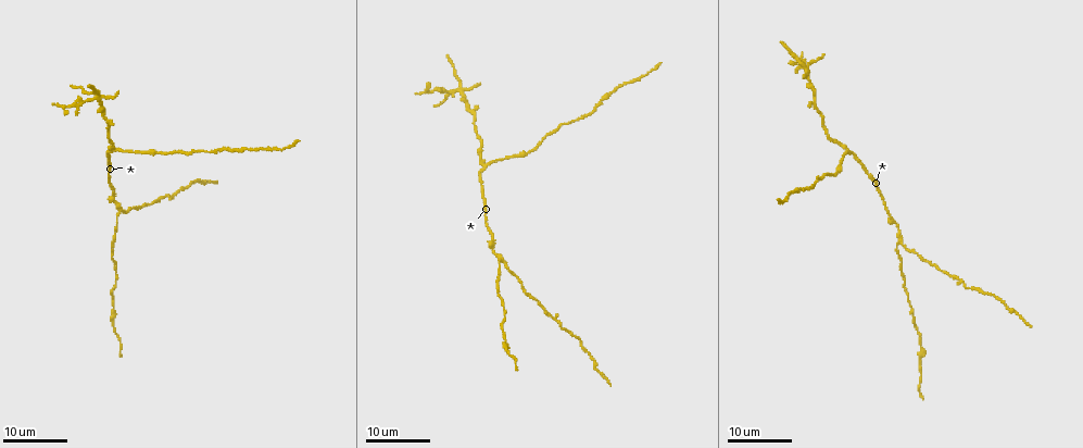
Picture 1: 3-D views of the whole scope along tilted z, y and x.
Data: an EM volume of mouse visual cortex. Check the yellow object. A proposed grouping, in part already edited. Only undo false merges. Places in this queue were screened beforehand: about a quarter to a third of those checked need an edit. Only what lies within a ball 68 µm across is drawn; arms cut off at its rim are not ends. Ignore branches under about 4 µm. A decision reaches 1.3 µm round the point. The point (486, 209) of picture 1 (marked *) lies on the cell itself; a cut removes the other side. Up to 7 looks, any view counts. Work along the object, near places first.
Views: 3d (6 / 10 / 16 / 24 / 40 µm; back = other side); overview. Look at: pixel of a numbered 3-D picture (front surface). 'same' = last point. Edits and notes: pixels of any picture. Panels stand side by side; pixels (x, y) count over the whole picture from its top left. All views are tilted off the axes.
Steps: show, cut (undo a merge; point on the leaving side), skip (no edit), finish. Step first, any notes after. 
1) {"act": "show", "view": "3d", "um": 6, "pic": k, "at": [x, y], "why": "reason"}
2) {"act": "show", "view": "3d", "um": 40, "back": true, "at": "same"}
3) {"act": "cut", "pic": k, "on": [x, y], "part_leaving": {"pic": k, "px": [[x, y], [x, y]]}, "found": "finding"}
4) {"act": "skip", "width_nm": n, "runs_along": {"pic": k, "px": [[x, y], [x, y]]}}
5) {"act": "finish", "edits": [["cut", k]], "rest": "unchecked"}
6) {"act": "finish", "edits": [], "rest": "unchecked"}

{"act": "show", "view": "3d", "um": 16, "pic": 1, "at": [120, 209], "why": "branch point"}

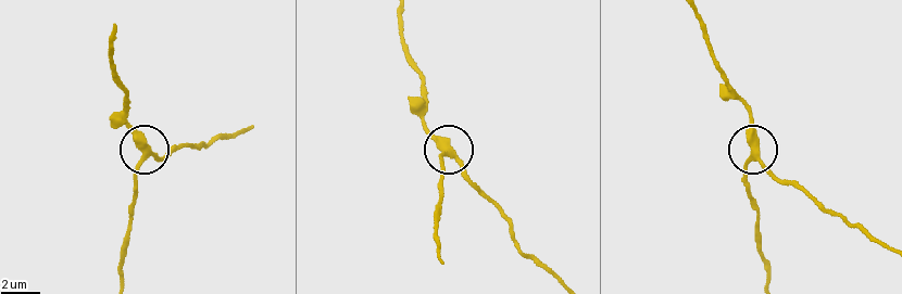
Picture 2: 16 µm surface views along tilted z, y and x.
{"act": "show", "view": "3d", "um": 10, "pic": 2, "at": [454, 158]}

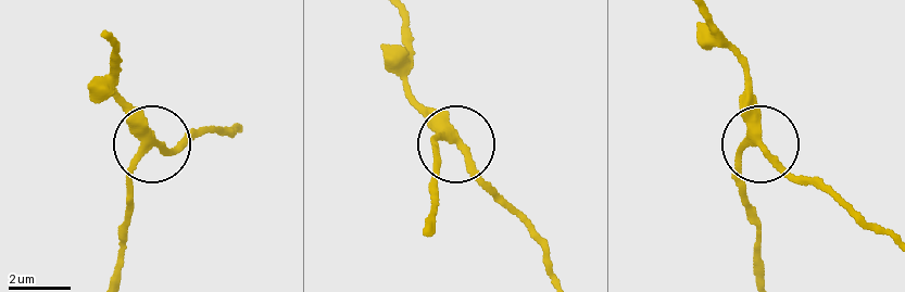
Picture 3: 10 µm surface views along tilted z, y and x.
{"act": "show", "view": "3d", "um": 10, "back": true, "pic": 3, "at": [153, 144], "why": "other side"}

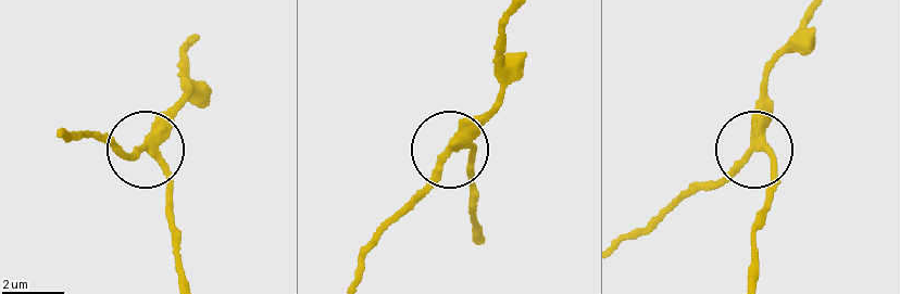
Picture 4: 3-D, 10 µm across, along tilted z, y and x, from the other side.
{"act": "skip", "arms": 3, "found": "all the same cell"}

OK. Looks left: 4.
{"act": "show", "view": "3d", "um": 24, "pic": 1, "at": [485, 220], "why": "a narrow waist"}

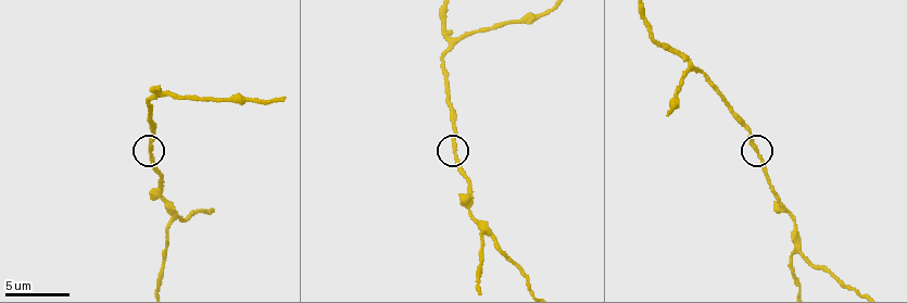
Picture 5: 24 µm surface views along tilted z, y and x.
{"act": "show", "view": "3d", "um": 10, "pic": 5, "at": [759, 156], "why": "closer look"}

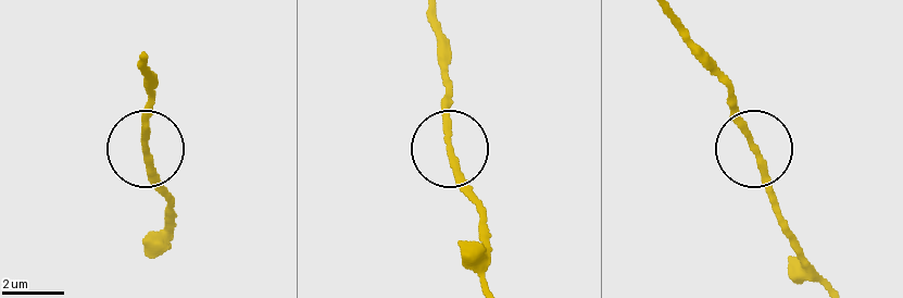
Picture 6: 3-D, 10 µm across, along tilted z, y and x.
{"act": "skip", "runs_along": {"pic": 6, "px": [[727, 87], [732, 116], [777, 218]]}, "found": "all the same cell"}

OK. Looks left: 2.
{"act": "show", "view": "3d", "um": 10, "pic": 5, "at": [164, 91], "why": "arms part here"}

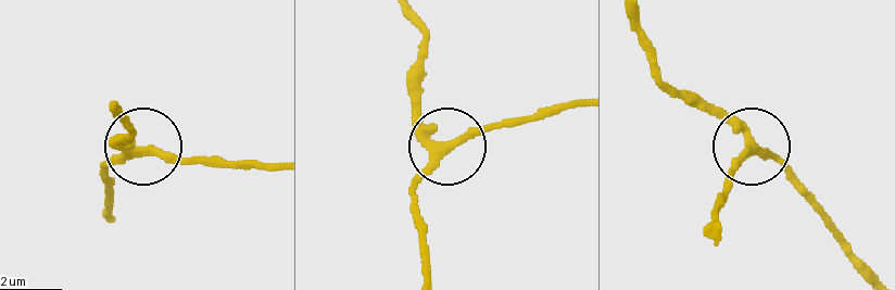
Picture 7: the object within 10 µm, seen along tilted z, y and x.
{"act": "skip", "runs_along": {"pic": 7, "px": [[869, 274], [778, 156], [694, 97]]}, "found": "all the same cell"}

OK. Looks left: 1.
{"act": "finish", "edits": [], "rest": "unchecked"}

